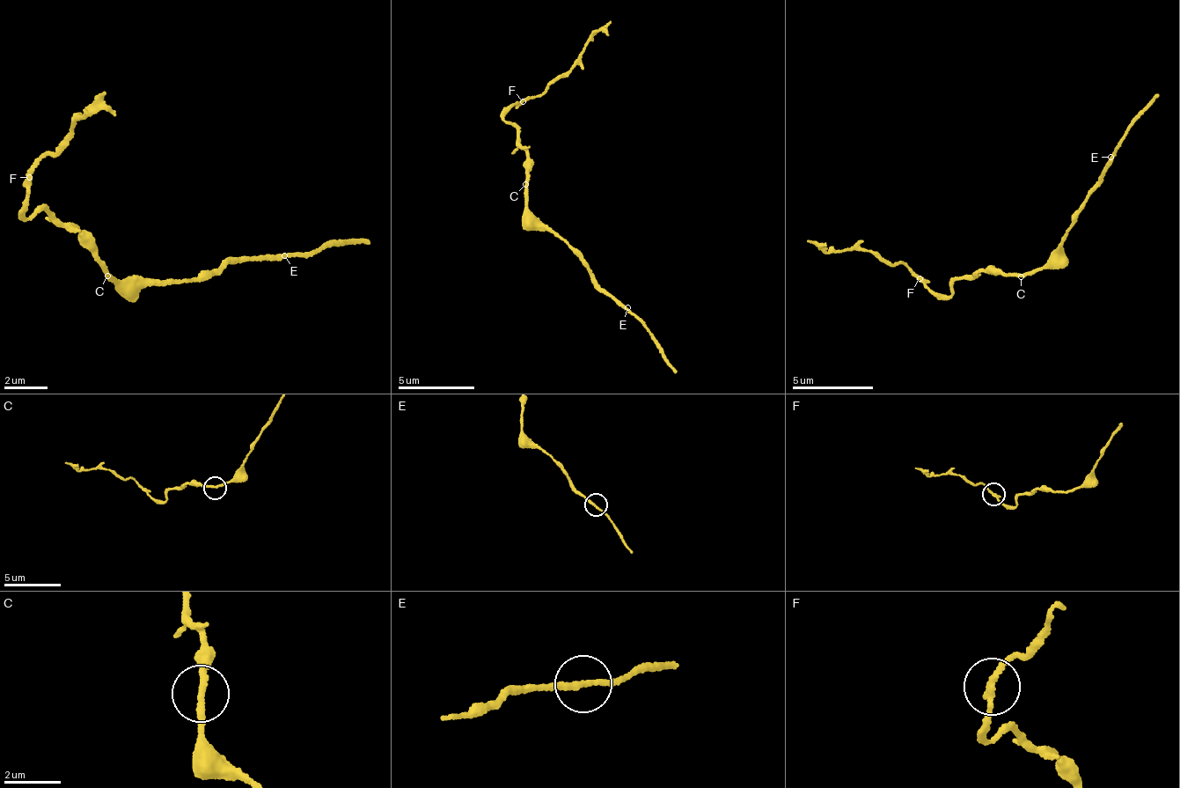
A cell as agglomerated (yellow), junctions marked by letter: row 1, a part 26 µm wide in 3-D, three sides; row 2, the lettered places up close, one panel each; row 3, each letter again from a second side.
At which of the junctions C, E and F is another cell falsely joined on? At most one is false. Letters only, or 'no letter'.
F

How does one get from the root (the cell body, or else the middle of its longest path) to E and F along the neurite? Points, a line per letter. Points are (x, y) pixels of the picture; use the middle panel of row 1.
E: (527, 186), (529, 215), (575, 253), (588, 275), (627, 307)
F: (527, 186), (530, 162), (528, 147), (518, 141), (518, 130), (505, 119), (505, 109), (522, 100)

